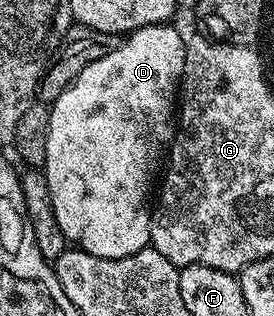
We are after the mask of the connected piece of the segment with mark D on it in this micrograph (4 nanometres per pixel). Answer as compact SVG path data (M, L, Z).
M153 24L138 28L129 33L119 43L112 54L104 54L96 62L84 66L77 78L69 84L50 105L50 121L48 122L48 146L46 147L46 162L44 171L48 182L48 194L52 198L52 214L56 214L56 226L66 241L73 247L81 248L83 252L92 254L96 258L128 258L139 252L150 243L150 213L152 211L152 192L150 183L154 180L154 171L158 168L158 159L163 159L168 145L173 141L176 131L176 93L182 83L182 71L186 61L186 40L184 36L172 27L172 24Z

